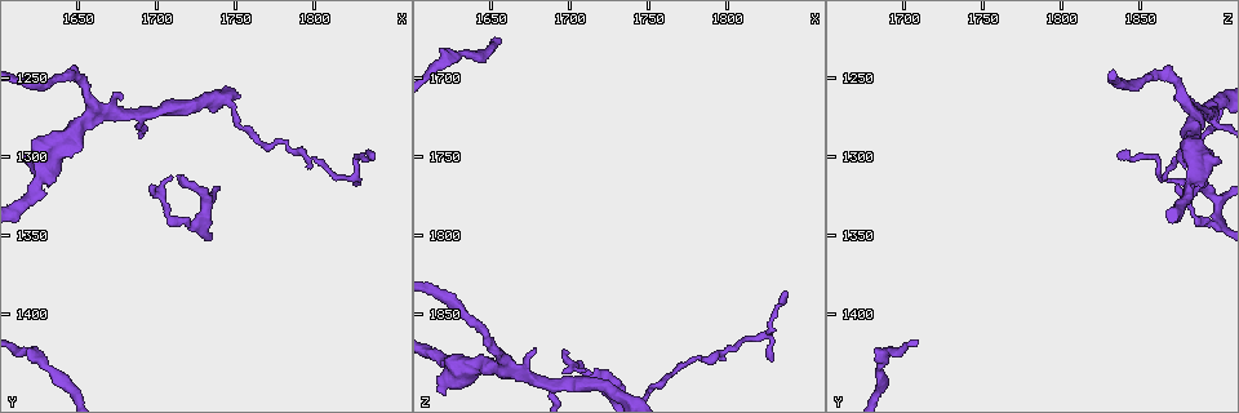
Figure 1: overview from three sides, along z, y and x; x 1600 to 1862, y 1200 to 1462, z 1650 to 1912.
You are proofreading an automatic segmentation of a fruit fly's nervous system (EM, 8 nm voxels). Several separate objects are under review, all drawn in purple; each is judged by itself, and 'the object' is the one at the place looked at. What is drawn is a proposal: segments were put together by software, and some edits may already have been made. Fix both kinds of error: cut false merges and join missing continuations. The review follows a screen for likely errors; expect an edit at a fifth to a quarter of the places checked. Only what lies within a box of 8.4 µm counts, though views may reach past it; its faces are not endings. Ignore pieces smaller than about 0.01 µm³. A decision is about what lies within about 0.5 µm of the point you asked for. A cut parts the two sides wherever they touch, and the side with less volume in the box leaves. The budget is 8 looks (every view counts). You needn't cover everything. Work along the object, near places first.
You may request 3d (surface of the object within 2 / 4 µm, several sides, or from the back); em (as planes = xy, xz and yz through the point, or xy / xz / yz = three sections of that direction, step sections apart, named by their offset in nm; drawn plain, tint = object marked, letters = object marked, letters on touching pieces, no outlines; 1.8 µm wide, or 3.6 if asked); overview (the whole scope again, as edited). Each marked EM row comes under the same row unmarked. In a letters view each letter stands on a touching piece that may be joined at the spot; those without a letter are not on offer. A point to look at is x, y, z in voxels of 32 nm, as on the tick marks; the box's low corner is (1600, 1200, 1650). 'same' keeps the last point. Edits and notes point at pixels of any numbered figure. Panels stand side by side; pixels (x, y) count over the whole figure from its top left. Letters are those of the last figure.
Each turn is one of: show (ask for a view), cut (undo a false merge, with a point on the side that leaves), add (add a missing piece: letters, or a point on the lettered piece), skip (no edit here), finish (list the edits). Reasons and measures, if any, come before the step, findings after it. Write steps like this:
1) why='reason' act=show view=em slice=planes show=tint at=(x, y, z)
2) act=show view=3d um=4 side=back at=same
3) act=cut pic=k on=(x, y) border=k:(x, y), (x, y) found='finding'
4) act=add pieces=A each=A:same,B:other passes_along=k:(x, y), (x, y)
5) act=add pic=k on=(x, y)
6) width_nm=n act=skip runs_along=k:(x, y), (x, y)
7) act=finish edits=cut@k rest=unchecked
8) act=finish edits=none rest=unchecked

why='sudden change in width' act=show view=3d um=2 at=(1626, 1314, 1884)

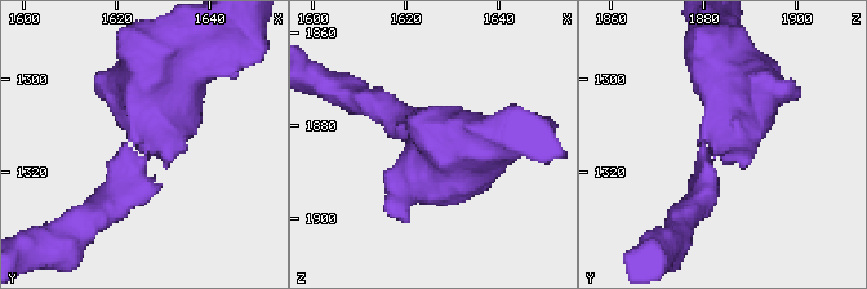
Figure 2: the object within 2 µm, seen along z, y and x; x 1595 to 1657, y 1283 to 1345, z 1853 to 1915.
arm_widths_nm=220,380 why='need the tissue' act=show view=em slice=xy step=4 show=tint at=(1626, 1314, 1883)

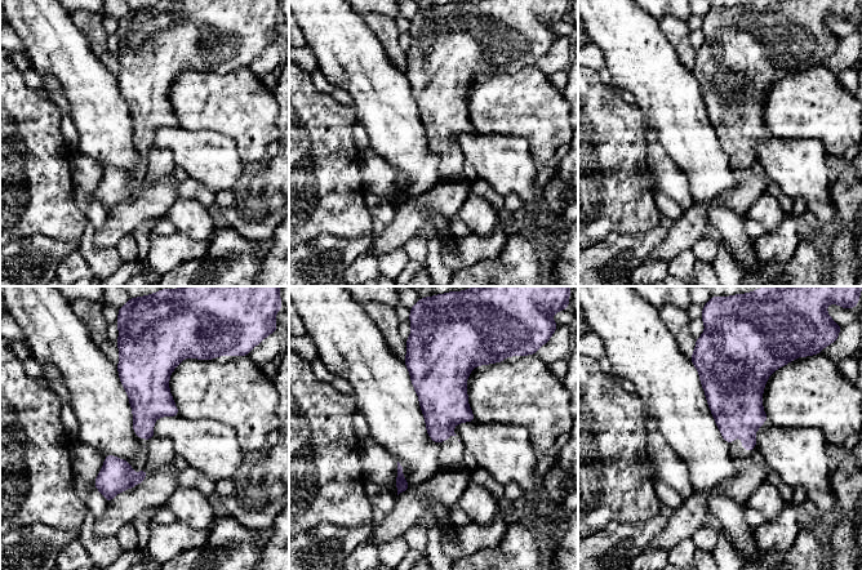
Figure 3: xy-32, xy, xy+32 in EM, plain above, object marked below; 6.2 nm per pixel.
why='what lies round it' act=show view=em slice=xy step=4 show=letters at=same

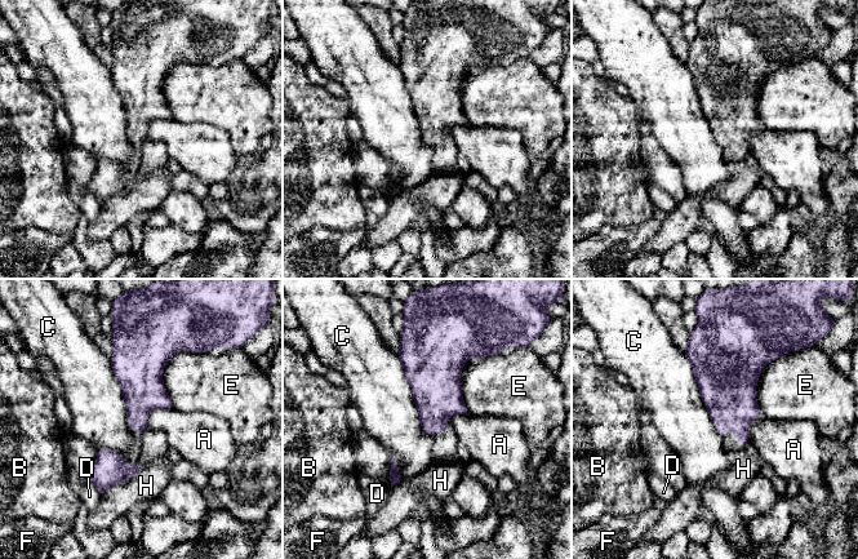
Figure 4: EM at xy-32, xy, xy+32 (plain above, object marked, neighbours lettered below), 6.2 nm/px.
act=skip each=A:other,B:other,C:other,D:other,E:other,F:other,H:other border=4:(683, 351), (708, 417), (724, 438) found='all the same cell'

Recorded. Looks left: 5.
why='free end' act=show view=3d um=2 at=(1708, 1312, 1884)

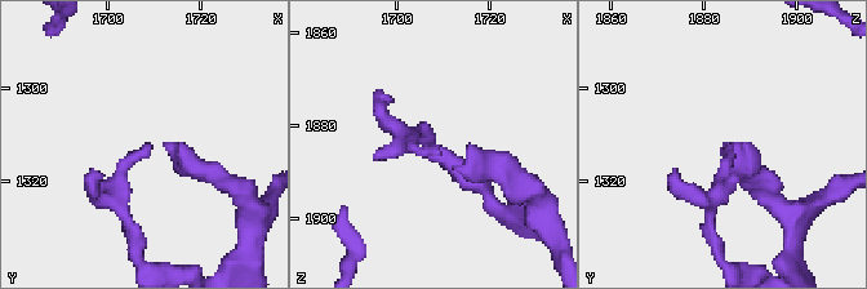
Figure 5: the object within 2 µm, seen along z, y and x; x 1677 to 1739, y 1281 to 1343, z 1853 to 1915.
act=show view=em slice=planes show=tint at=(1709, 1312, 1886)

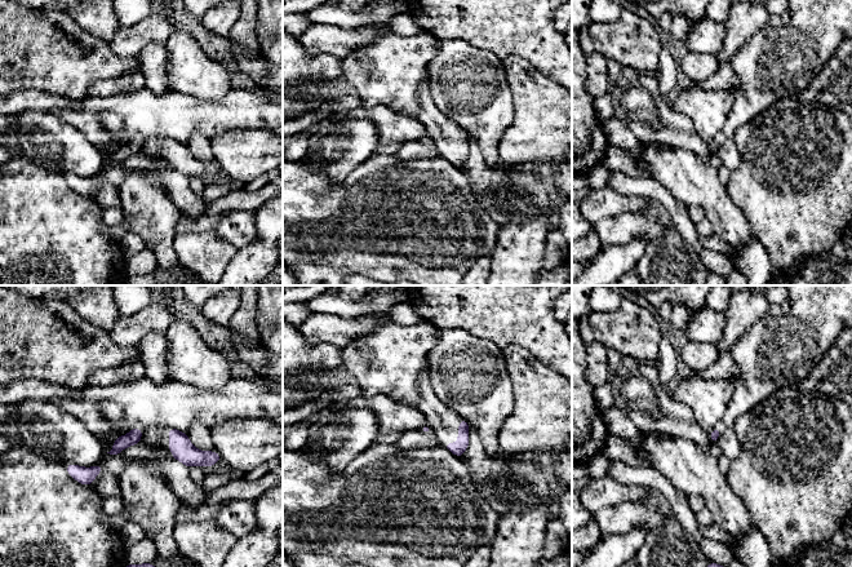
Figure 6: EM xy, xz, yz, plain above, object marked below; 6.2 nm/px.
why='what lies round it' act=show view=em slice=planes show=letters at=same

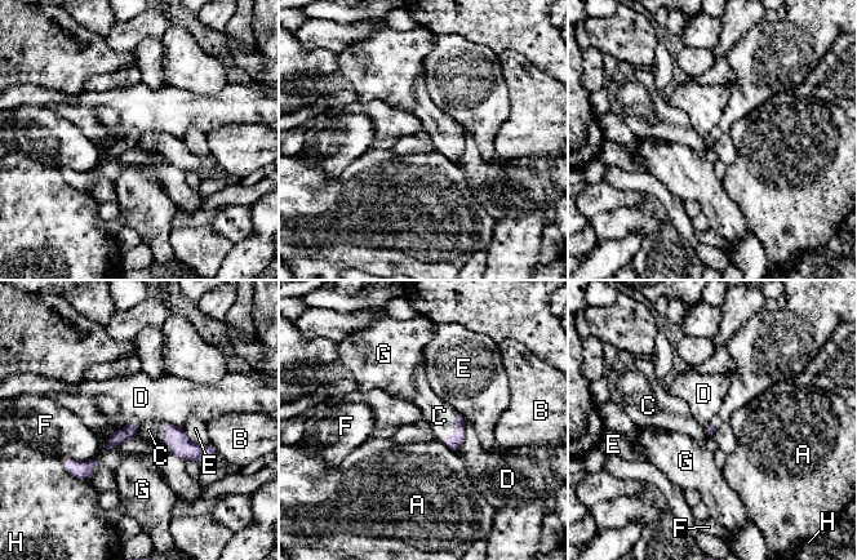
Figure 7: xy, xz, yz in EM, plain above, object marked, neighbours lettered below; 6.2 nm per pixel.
act=add pieces=C each=A:other,B:other,C:same,D:other,E:other,F:other,G:other,H:other passes_along=7:(454, 443), (454, 431), (439, 416) found='it goes on there'

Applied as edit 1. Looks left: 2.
act=finish edits=add@7 rest=unchecked

